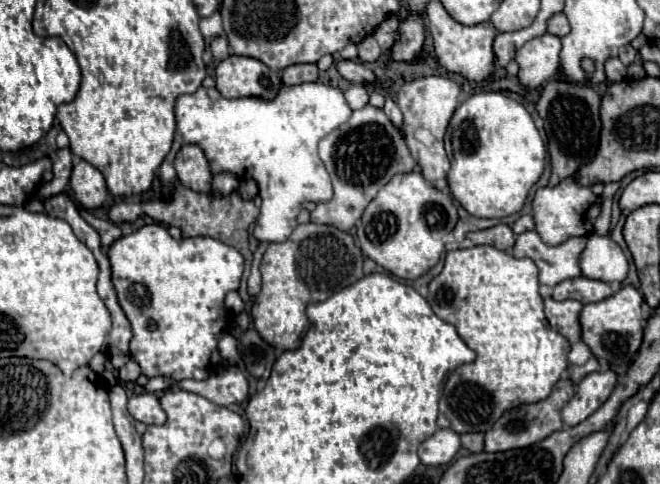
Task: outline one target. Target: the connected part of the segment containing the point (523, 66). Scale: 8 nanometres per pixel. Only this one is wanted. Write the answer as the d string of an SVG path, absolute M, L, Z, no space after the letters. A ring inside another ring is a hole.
M551 33L535 37L519 47L515 55L515 61L519 63L519 83L527 89L537 89L553 79L559 71L559 51L561 41Z

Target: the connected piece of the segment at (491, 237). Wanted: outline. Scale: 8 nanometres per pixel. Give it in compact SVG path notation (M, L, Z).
M503 223L491 227L491 229L467 233L467 237L473 241L473 245L491 245L501 251L511 251L515 245L515 235L513 235L511 227L503 225Z

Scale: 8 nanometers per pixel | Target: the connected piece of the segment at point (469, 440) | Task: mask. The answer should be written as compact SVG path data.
M465 433L461 435L461 445L469 449L471 453L481 453L483 451L483 435L481 433Z

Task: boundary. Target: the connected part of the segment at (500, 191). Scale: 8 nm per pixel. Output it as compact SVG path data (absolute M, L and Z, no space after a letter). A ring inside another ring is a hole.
M483 91L471 95L465 103L461 103L449 123L447 129L447 153L451 161L451 171L447 175L449 189L453 197L475 217L507 217L525 205L525 199L529 195L529 189L539 181L543 169L545 169L545 145L543 139L527 113L527 109L515 101L509 99L501 93L495 91Z

